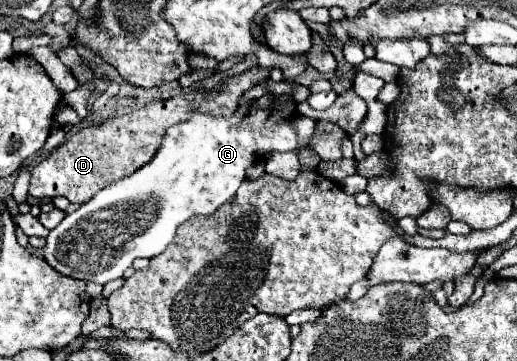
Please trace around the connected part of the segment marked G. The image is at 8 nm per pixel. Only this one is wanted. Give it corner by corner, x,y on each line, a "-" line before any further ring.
272,96
268,106
258,106
256,98
240,104
232,116
194,114
190,120
168,128
156,156
134,174
120,178
100,190
92,200
68,214
46,238
44,260
60,274
72,276
84,282
106,284
122,278
124,270
132,266
136,258
154,258
172,242
176,228
196,214
212,214
224,202
236,196
236,190
246,180
246,168
260,162
270,152
292,152
300,146
310,146
320,130
314,130
306,144
300,144
294,122
298,120
296,100
292,96

